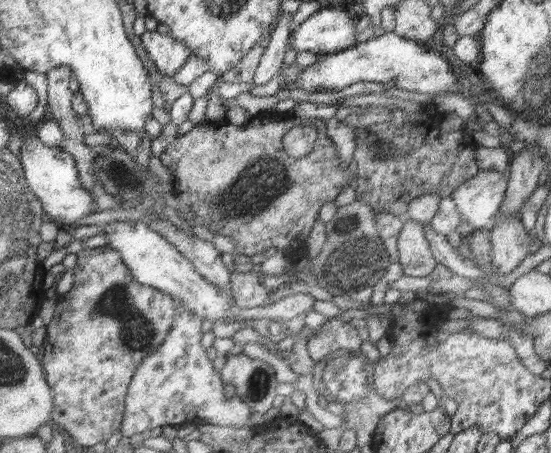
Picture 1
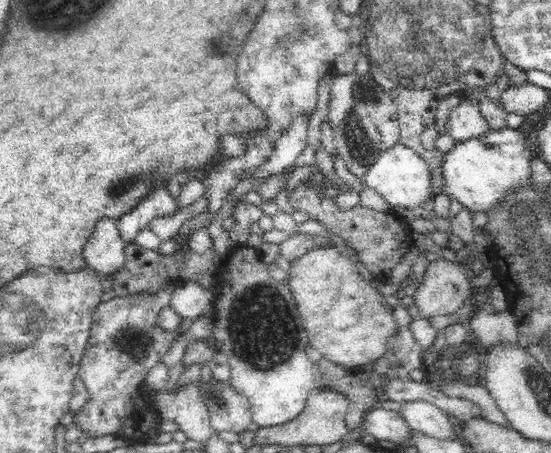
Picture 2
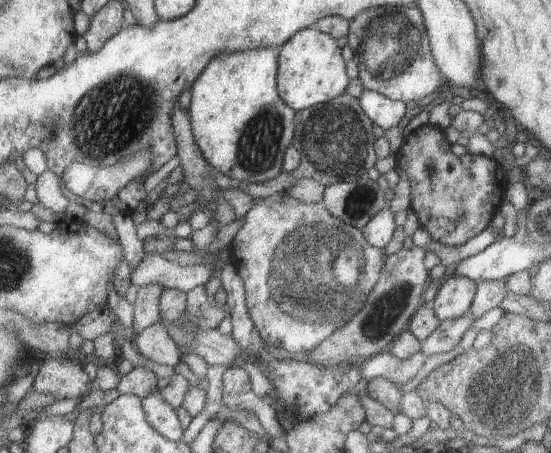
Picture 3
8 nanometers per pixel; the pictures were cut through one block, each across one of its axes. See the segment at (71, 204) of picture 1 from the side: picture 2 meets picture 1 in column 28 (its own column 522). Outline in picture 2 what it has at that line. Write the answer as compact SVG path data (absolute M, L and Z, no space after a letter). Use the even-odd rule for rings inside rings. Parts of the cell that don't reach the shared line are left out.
M509 127L491 130L480 138L456 143L444 154L441 165L444 178L442 194L448 198L456 198L472 212L486 212L496 206L500 198L510 194L513 187L520 187L521 183L531 180L532 155L522 133Z

